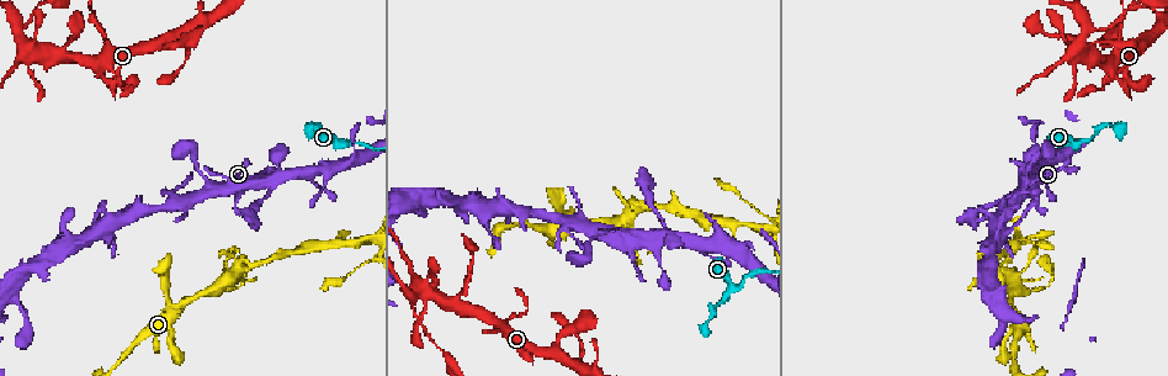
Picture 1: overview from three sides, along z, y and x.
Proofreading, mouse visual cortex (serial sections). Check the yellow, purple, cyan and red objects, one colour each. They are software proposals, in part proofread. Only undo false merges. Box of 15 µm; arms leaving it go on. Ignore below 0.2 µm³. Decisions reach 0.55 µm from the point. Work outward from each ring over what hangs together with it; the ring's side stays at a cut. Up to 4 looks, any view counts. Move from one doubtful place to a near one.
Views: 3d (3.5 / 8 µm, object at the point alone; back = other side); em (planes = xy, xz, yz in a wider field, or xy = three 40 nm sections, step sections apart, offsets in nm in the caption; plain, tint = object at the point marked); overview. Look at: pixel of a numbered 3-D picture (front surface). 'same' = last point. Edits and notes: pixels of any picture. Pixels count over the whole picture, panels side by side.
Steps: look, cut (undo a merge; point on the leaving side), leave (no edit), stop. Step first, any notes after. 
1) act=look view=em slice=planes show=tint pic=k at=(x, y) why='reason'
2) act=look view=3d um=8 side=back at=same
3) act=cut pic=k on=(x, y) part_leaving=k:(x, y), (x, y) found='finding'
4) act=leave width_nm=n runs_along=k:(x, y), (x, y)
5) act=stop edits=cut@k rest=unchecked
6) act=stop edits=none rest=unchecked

act=look view=em slice=xy step=2 show=tint pic=1 at=(26, 52)

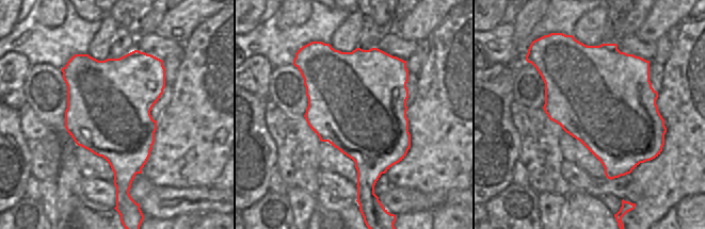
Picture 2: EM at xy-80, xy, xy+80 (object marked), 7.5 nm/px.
act=look view=3d um=3.5 at=same why='see where the arms go'

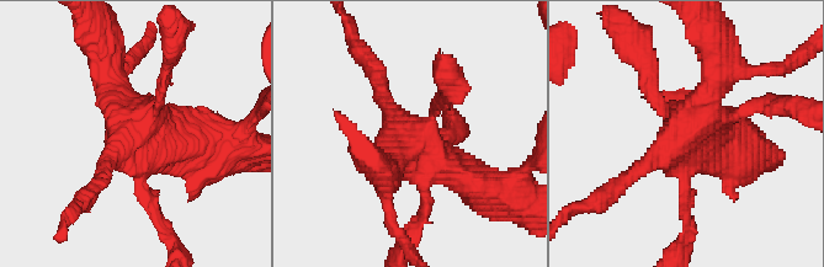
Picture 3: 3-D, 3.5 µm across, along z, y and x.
act=leave found='all the same cell'

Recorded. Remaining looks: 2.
act=look view=3d um=3.5 side=back pic=1 at=(742, 286) why='abrupt turn'

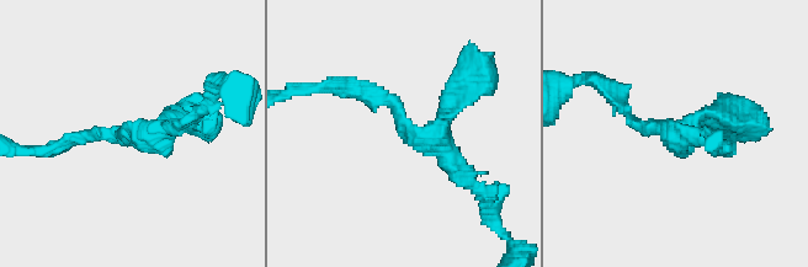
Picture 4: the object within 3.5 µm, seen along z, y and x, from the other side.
act=look view=em slice=xy step=5 show=tint pic=4 at=(130, 134)

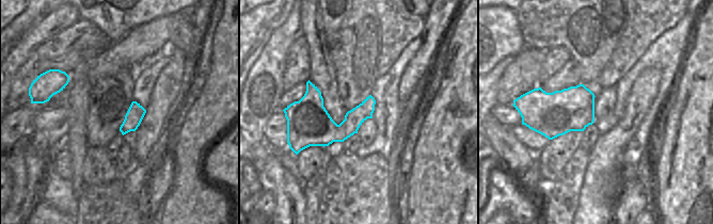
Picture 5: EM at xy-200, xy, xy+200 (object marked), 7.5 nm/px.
act=leave runs_along=4:(177, 112), (155, 138), (72, 138) found='all the same cell'

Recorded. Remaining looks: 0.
act=stop edits=none rest=unchecked

